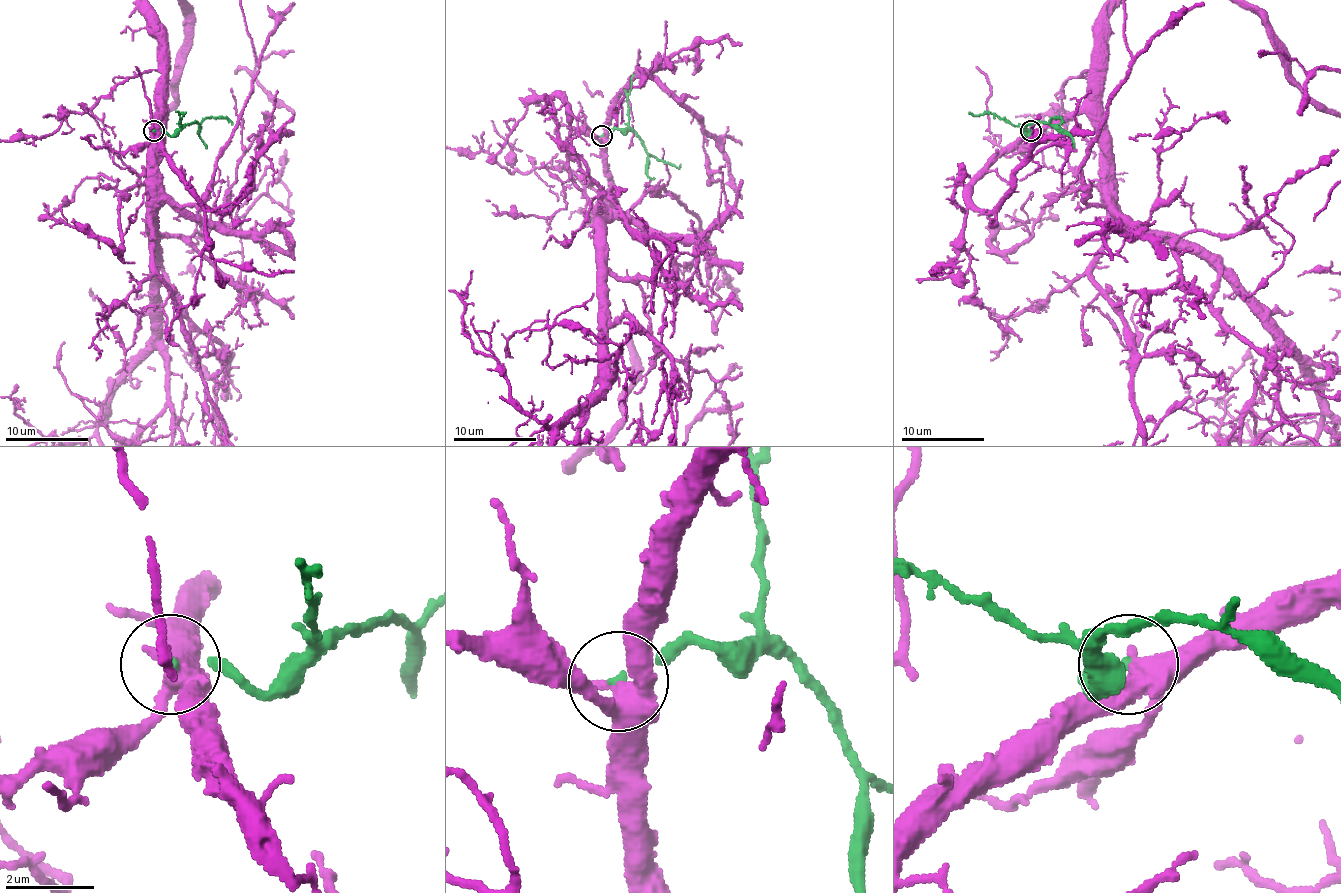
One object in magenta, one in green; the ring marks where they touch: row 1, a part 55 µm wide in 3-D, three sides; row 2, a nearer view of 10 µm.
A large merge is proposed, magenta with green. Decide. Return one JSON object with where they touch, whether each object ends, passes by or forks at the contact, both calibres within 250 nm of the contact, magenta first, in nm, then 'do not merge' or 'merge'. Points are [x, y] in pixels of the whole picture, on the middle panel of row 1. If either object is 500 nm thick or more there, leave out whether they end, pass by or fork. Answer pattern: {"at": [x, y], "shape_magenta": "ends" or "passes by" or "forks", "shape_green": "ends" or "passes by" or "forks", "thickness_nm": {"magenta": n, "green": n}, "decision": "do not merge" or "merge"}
{"at": [602, 136], "shape_magenta": "forks", "shape_green": "ends", "thickness_nm": {"magenta": 400, "green": 140}, "decision": "do not merge"}

